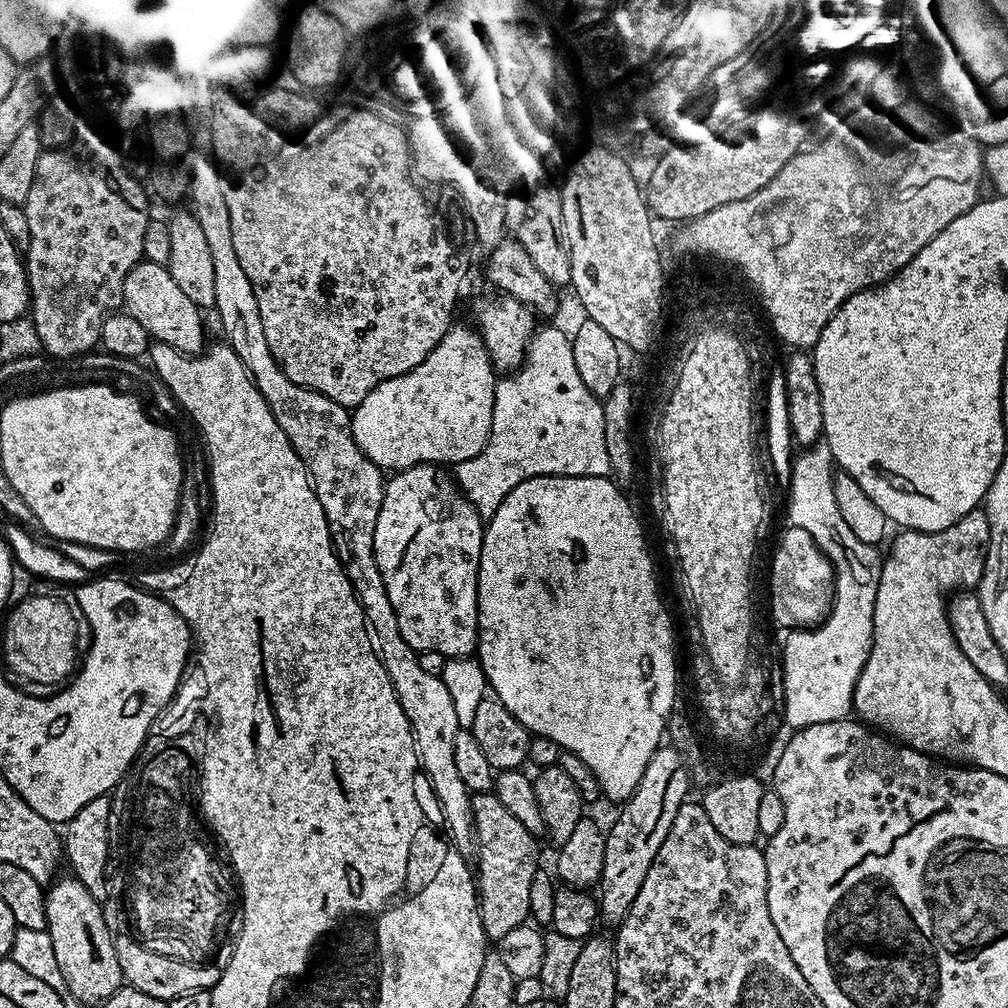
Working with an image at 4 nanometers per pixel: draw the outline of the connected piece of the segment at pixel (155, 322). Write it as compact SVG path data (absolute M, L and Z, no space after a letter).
M145 259L137 264L124 283L124 304L126 312L136 318L157 344L174 346L174 350L195 356L204 351L204 320L202 309L180 289L178 282L169 274L167 267L156 265Z

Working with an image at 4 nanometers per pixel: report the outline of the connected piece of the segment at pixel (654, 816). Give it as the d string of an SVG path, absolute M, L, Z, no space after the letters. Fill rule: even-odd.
M661 746L650 758L646 766L646 774L642 774L642 782L634 790L629 800L623 801L620 813L607 829L604 837L606 854L602 874L598 881L598 916L601 921L618 926L630 914L630 906L634 906L634 898L638 898L638 890L642 890L642 882L646 882L646 874L650 874L650 866L662 846L666 842L666 834L670 834L670 826L674 826L674 814L689 799L690 773L685 759L678 750L671 746Z

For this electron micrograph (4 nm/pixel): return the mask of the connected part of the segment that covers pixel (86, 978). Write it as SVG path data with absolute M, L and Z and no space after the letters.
M75 878L57 879L47 889L45 908L48 914L46 931L54 942L54 956L58 958L58 970L66 978L70 994L81 1006L103 1006L124 984L122 966L118 966L114 934L106 926L101 901L95 900Z

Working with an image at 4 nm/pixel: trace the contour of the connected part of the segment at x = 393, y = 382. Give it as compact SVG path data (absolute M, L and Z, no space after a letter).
M460 322L453 323L448 333L430 350L430 354L414 370L398 374L382 382L356 408L351 409L352 433L358 448L374 466L389 473L401 472L419 464L455 466L482 454L490 438L490 426L494 422L494 394L498 373L484 345L484 339L475 327L468 328Z

